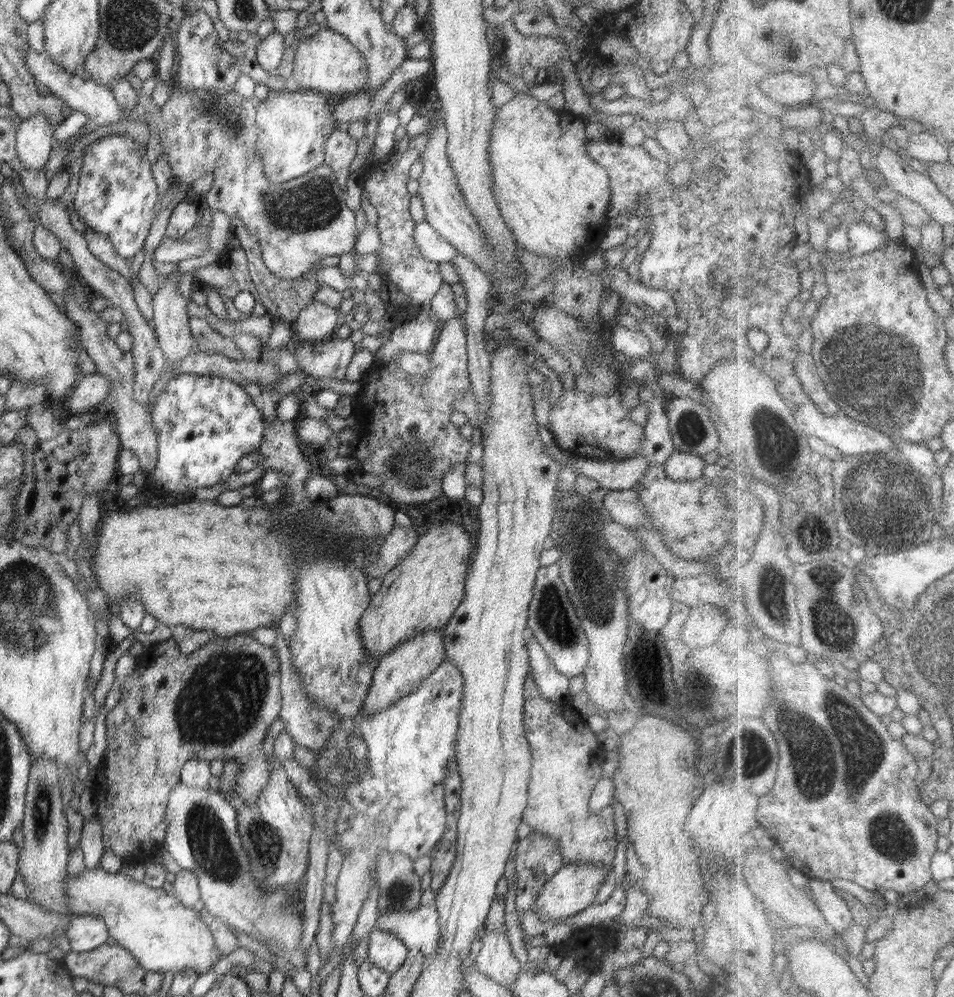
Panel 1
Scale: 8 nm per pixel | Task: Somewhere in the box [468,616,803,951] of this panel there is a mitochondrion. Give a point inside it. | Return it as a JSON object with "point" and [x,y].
{"point":[752,756]}

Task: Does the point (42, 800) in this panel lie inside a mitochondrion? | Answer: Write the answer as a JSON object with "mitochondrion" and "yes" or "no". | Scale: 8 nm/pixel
{"mitochondrion":"yes"}

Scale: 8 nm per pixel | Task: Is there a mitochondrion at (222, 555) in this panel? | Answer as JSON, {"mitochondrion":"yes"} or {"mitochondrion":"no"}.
{"mitochondrion":"no"}

